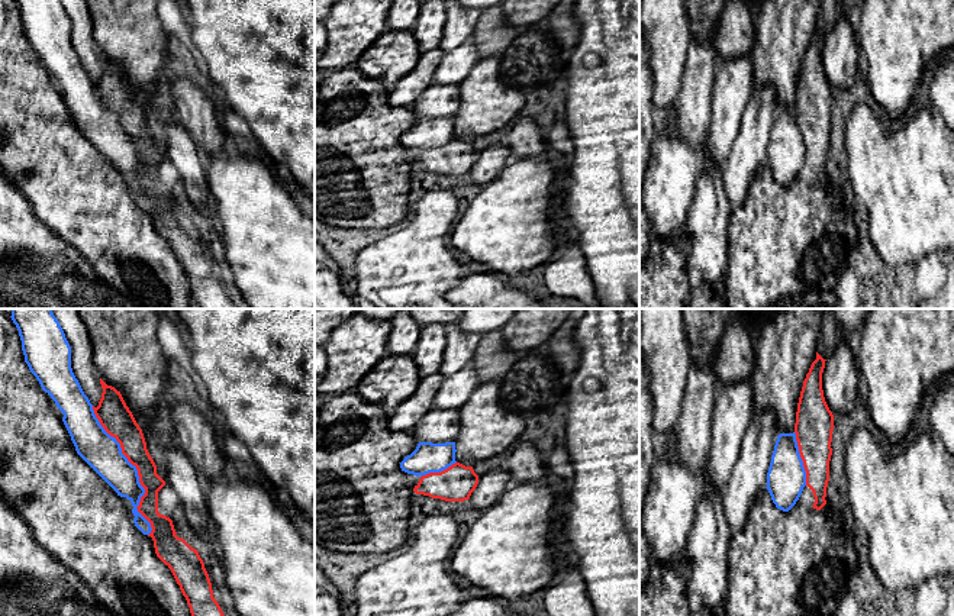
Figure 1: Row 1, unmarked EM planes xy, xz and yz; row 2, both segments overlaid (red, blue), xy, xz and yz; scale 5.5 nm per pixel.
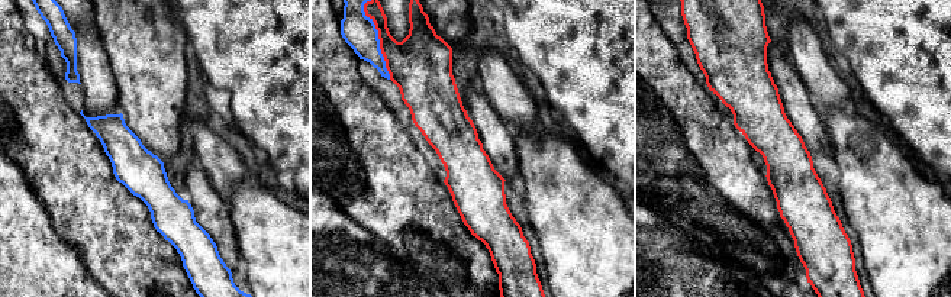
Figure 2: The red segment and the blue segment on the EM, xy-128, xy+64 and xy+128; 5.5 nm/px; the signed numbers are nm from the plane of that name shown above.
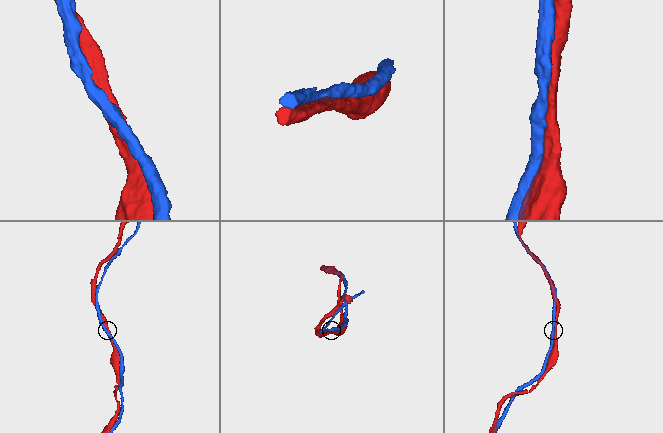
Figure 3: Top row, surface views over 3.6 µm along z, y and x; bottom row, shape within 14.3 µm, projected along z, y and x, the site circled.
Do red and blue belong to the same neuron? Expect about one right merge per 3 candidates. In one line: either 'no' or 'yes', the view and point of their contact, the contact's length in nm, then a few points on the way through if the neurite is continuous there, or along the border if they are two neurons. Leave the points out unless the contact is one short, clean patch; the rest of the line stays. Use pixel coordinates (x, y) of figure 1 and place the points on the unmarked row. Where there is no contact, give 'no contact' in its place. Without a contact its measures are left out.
no; contact xy (138, 147); length 800 nm

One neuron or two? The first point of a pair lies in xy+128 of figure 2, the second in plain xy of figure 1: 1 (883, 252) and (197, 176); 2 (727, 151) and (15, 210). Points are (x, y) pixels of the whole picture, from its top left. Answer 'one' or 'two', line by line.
1: two
2: two

